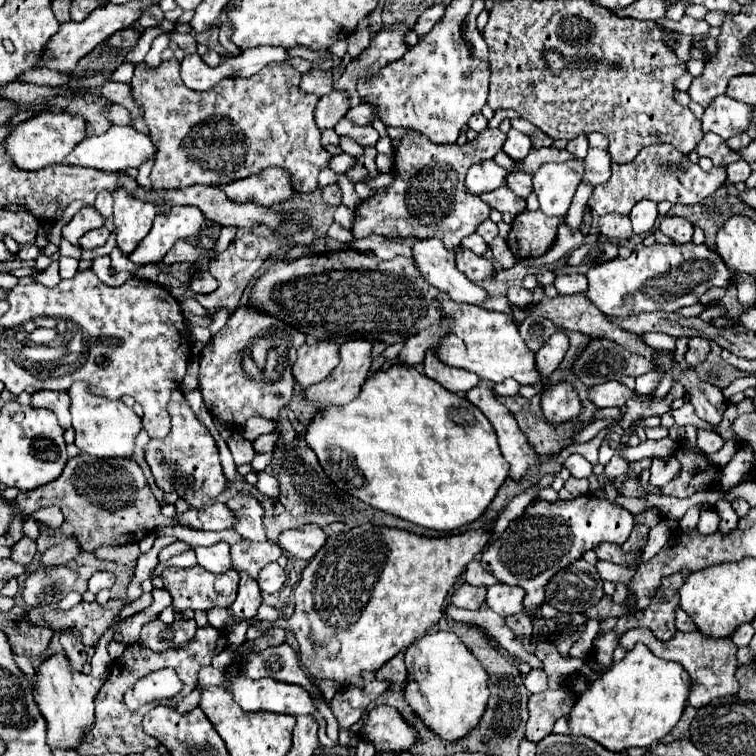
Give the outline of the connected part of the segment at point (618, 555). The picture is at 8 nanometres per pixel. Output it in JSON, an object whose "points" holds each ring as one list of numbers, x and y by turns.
{"points":[[599,546,595,552,597,552,599,560,607,560,607,562,615,562,615,564,633,564,639,556,639,554,623,554,619,546]]}

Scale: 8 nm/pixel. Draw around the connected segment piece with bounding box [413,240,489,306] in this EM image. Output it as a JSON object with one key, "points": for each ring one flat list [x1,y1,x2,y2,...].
{"points":[[421,240,413,244,413,260,425,280,447,292,453,302,481,306,489,298,485,288,467,280,467,276,457,270,455,254,447,252,439,240]]}

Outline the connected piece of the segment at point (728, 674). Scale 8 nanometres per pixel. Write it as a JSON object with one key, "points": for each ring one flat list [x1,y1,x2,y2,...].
{"points":[[633,628,621,636,621,646,627,650,631,650,637,642,643,642,659,658,679,662,689,672,689,676,693,678,693,688,687,702,695,708,711,702,713,698,735,694,739,690,739,682,735,678,735,672,739,668,739,662,735,656,737,646,729,638,711,638,711,636,703,636,701,632,691,632,691,634,677,632,669,642,661,642,647,628]]}

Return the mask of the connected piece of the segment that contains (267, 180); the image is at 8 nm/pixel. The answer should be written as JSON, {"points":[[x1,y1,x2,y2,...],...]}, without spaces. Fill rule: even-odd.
{"points":[[265,168,247,180,235,180,235,184,225,184,223,192,235,202,255,202,261,206,275,206,291,200,297,192,293,188,293,178,283,168]]}

